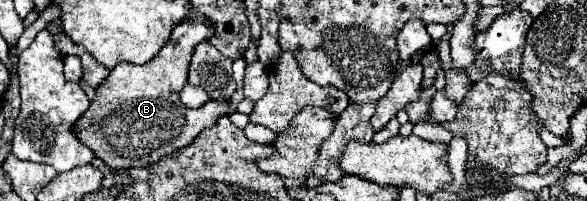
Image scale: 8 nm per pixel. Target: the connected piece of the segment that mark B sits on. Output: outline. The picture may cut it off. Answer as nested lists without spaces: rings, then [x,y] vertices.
[[[201,19],[181,21],[163,49],[145,65],[119,63],[97,87],[95,99],[83,117],[73,125],[77,139],[87,145],[111,171],[149,167],[163,155],[187,147],[203,129],[213,127],[218,118],[228,115],[229,102],[211,99],[199,109],[189,109],[179,101],[179,89],[187,83],[187,69],[193,45],[207,41],[209,23]]]

